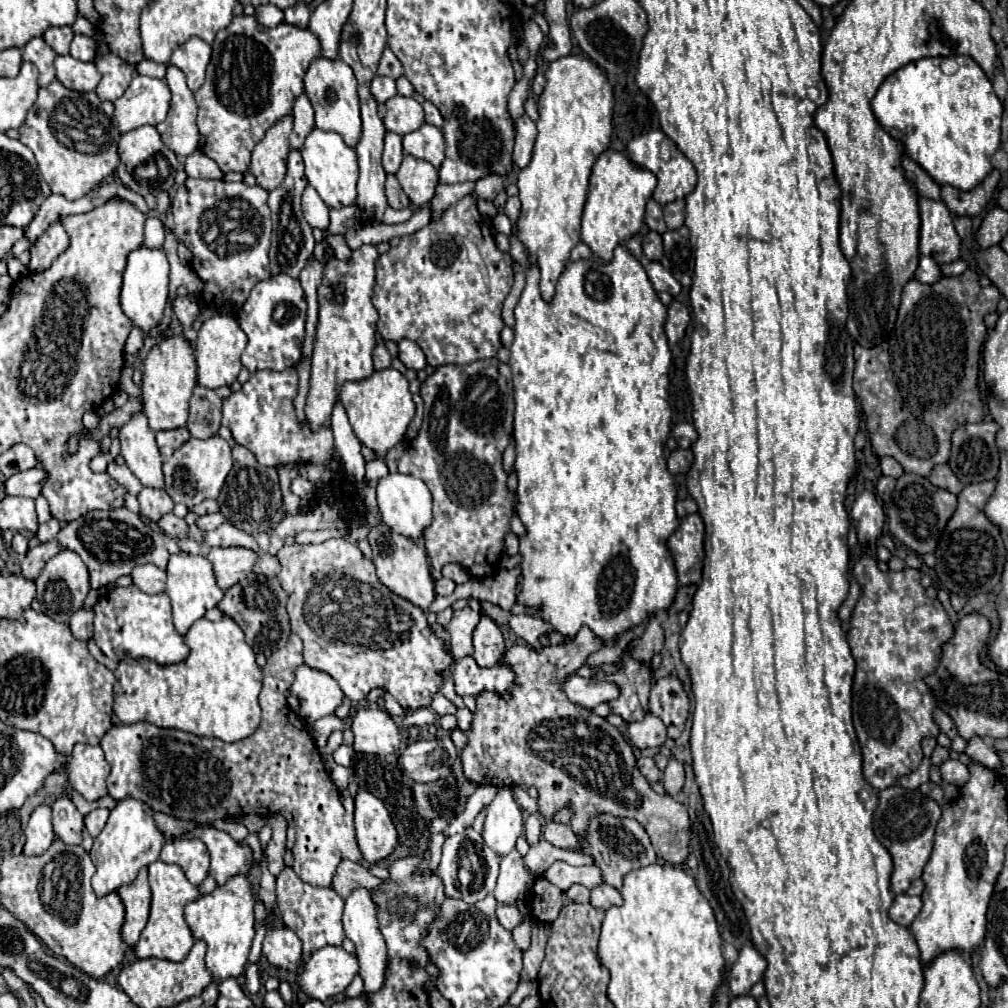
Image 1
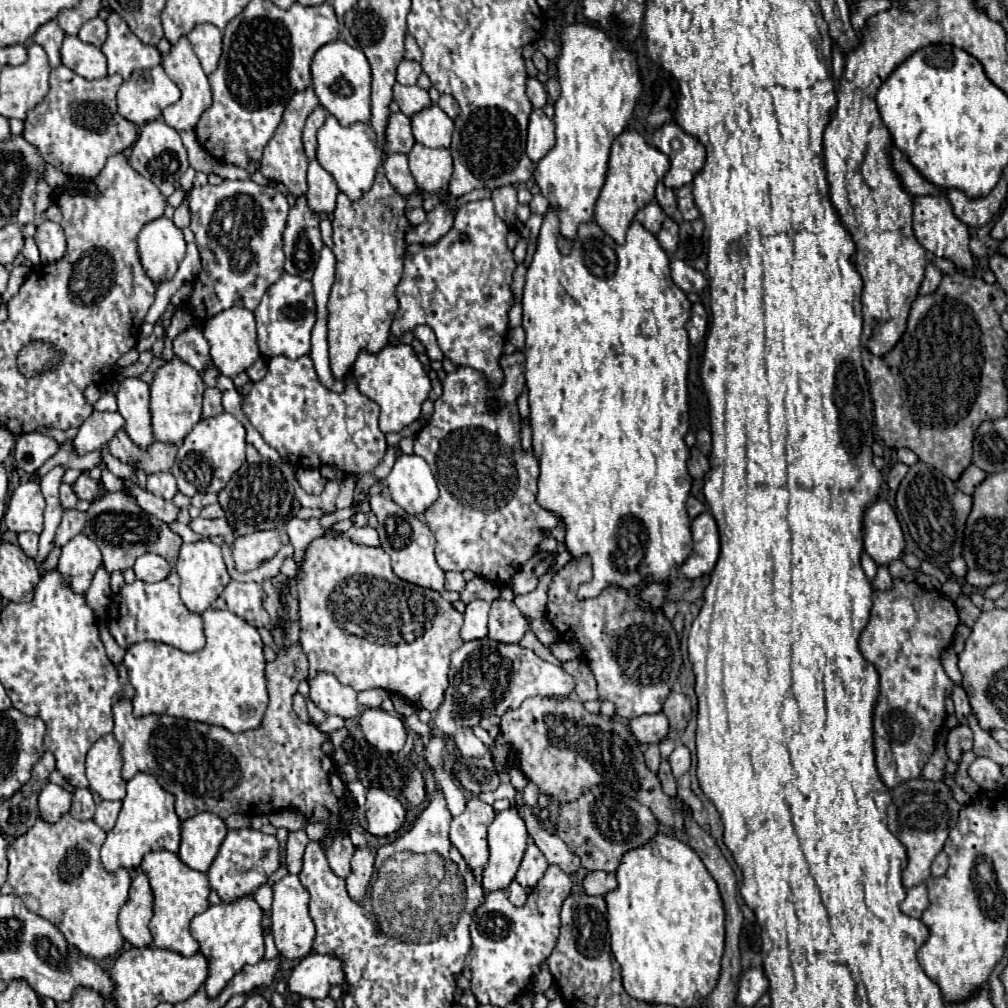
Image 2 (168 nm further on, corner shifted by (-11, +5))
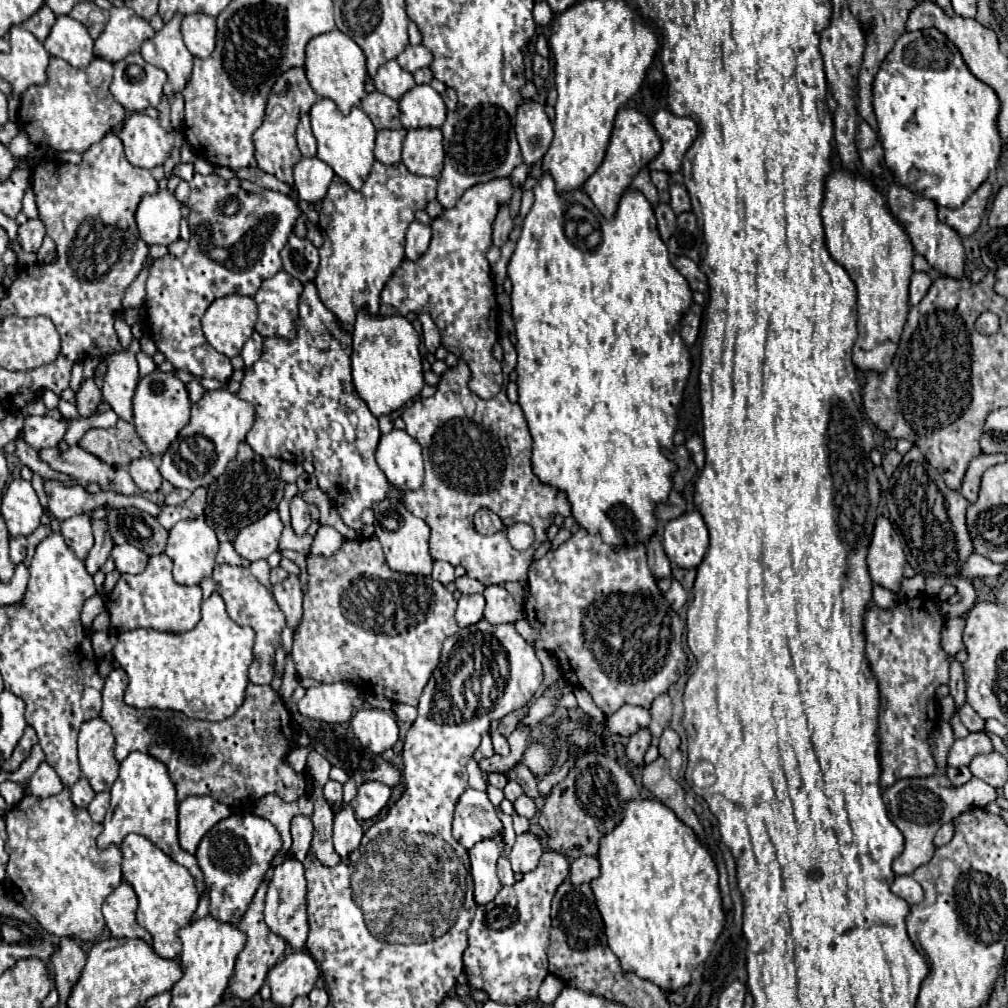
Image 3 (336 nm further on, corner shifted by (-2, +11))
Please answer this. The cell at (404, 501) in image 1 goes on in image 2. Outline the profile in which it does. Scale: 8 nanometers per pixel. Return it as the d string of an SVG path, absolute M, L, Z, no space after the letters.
M400 456L386 478L390 498L408 514L424 514L438 500L430 466L420 456Z

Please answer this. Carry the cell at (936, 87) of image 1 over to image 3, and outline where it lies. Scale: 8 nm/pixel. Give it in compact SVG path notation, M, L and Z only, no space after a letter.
M927 28L927 30L915 30L915 32L905 32L899 36L899 40L895 42L893 50L887 54L887 58L883 60L875 82L873 82L873 108L875 108L875 116L877 116L877 124L879 124L879 136L883 142L883 150L885 150L885 164L889 168L889 172L893 174L893 178L905 186L907 190L911 190L915 196L921 198L929 198L939 206L945 208L959 208L989 176L989 172L997 166L999 156L1001 156L1001 138L999 138L999 130L997 130L997 114L999 114L999 98L995 94L995 90L987 84L983 84L981 80L977 80L969 68L965 66L957 46L937 28Z

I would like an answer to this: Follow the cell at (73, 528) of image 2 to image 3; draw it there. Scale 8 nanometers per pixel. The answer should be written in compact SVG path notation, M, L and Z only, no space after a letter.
M45 480L45 494L49 500L49 510L57 516L57 520L65 520L75 514L91 514L95 508L103 504L113 504L113 506L137 506L143 508L145 500L143 496L117 496L117 494L107 494L107 492L97 492L91 494L83 484L73 484L65 486L59 480Z

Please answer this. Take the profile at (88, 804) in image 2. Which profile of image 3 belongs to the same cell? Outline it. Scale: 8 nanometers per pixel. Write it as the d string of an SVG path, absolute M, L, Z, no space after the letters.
M79 778L73 786L71 786L71 798L73 798L73 804L77 808L87 808L91 804L91 800L95 798L95 792L89 784L89 780L85 778Z

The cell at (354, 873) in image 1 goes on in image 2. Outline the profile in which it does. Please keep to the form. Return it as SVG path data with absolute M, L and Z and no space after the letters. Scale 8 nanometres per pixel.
M336 836L334 844L326 850L326 856L328 856L328 864L330 868L334 870L336 876L340 878L346 878L350 874L350 858L354 854L354 844L350 842L350 838L344 838L344 836Z

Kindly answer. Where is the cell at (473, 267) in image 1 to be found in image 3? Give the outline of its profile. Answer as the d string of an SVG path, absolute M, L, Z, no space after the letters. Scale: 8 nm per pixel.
M511 178L489 180L469 188L459 202L435 218L435 234L429 250L417 260L405 260L389 278L381 292L381 314L427 312L435 320L443 346L465 360L471 368L469 388L479 398L493 398L503 384L501 364L493 358L491 348L497 342L497 300L493 294L491 268L485 258L491 246L493 220L501 206L507 206L515 186Z

